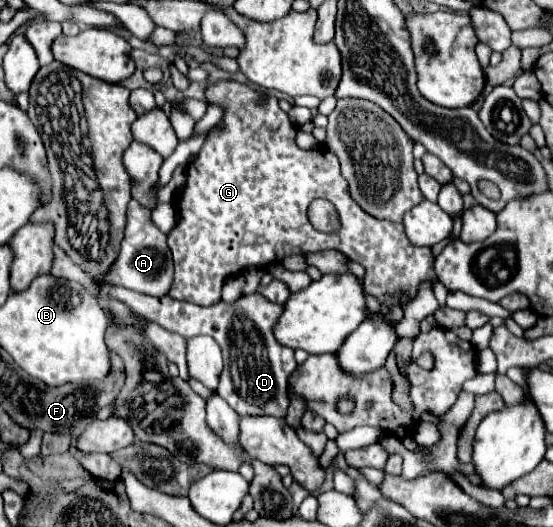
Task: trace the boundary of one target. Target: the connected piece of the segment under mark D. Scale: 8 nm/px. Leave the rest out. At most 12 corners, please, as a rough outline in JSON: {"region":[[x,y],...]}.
{"region":[[54,246],[52,274],[94,286],[224,354],[218,396],[240,416],[284,418],[294,350],[284,310],[256,292],[198,306],[102,288]]}

